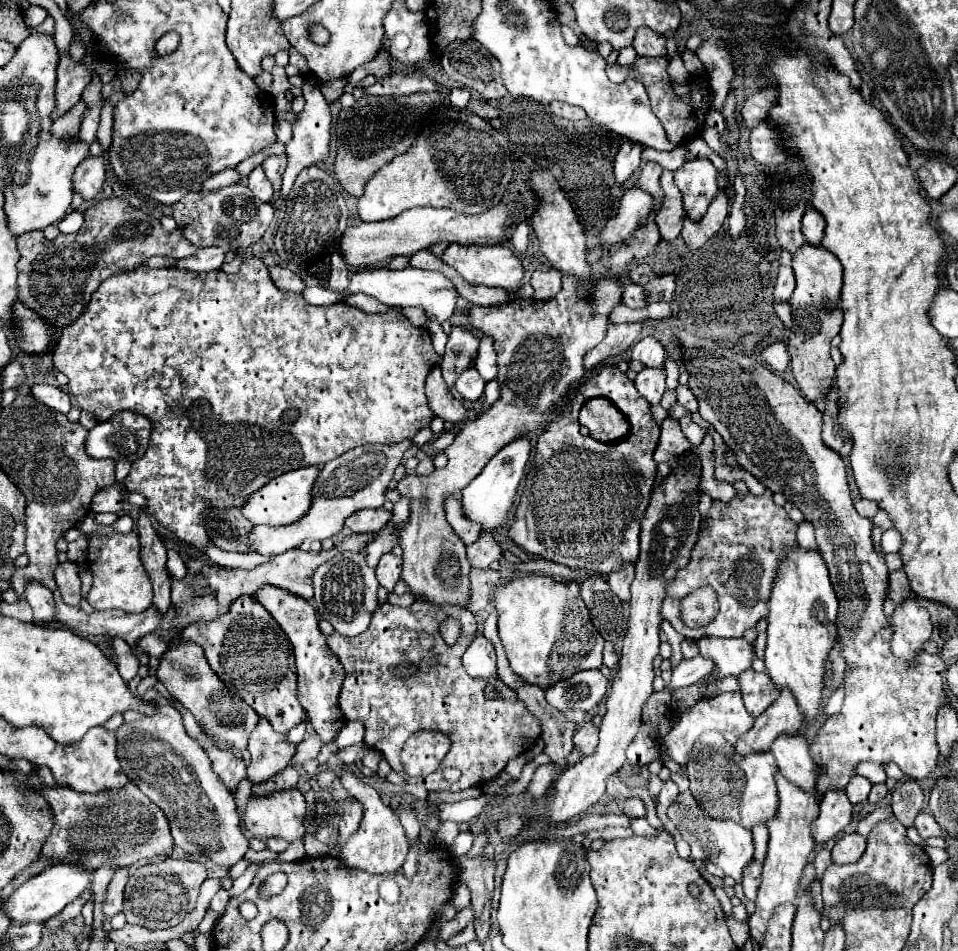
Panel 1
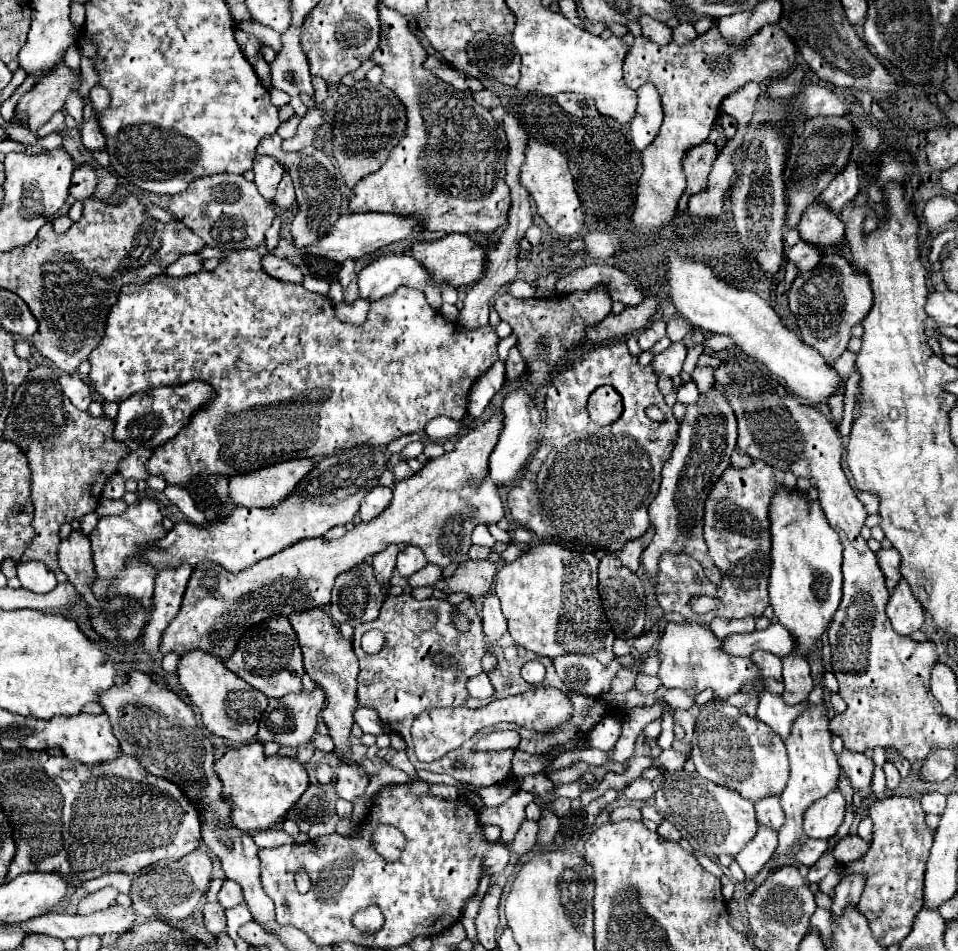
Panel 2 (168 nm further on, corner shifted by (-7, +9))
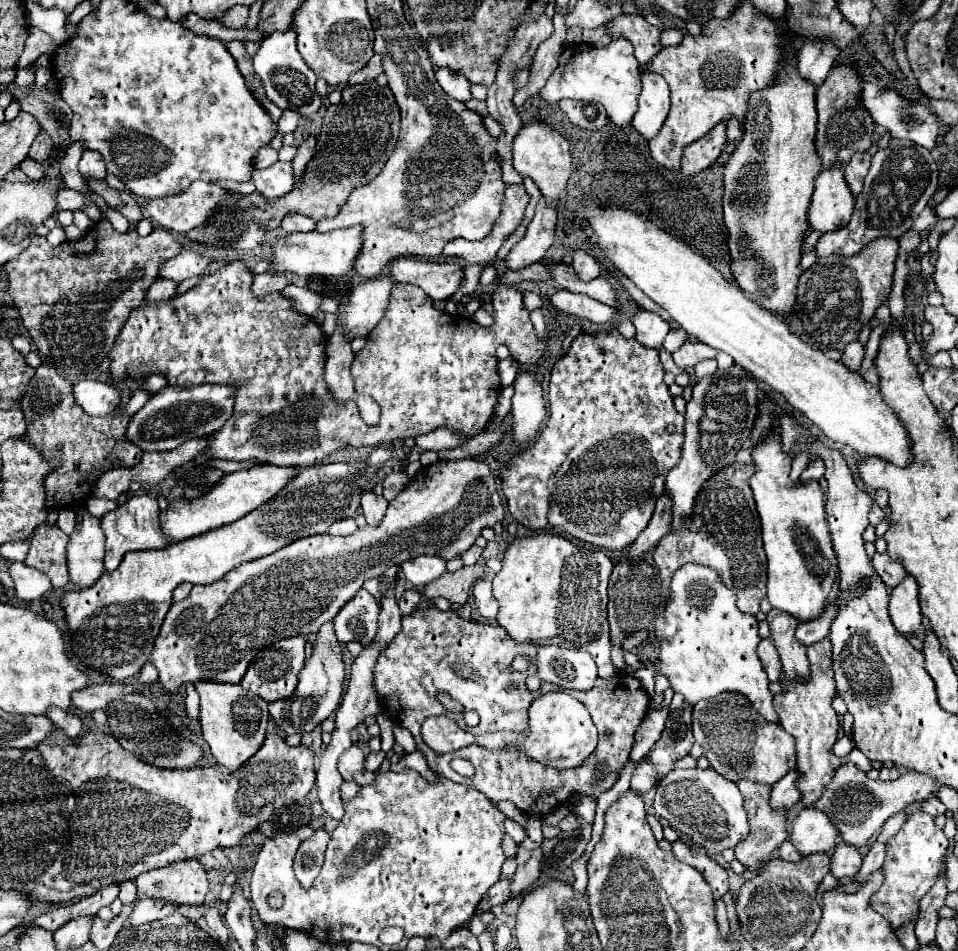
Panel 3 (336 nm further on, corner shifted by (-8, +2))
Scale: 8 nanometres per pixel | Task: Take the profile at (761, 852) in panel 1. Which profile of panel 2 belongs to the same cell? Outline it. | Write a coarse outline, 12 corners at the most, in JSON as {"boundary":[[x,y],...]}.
{"boundary":[[777,796],[755,804],[757,822],[773,828],[783,826],[783,810]]}

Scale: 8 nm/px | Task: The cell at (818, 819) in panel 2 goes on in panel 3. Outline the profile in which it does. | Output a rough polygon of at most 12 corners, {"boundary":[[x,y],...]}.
{"boundary":[[804,807],[790,841],[802,857],[830,851],[836,827],[822,811]]}

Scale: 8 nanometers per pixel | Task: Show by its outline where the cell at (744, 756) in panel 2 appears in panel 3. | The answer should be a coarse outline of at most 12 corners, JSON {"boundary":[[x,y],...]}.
{"boundary":[[728,691],[694,705],[694,737],[730,781],[774,785],[792,735]]}

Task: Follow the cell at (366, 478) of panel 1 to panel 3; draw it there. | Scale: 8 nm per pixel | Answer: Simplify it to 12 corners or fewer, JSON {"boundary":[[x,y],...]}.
{"boundary":[[346,463],[298,469],[236,523],[124,555],[62,595],[72,653],[138,675],[180,583],[356,515]]}

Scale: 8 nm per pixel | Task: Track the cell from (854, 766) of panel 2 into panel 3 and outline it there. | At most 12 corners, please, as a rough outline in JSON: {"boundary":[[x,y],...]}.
{"boundary":[[834,771],[814,807],[844,843],[862,847],[888,817],[940,785],[916,771],[874,781]]}

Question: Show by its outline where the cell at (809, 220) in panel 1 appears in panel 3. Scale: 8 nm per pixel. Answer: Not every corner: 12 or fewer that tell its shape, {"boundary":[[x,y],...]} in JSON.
{"boundary":[[868,151],[858,153],[846,163],[846,181],[854,195],[862,189],[870,169]]}

